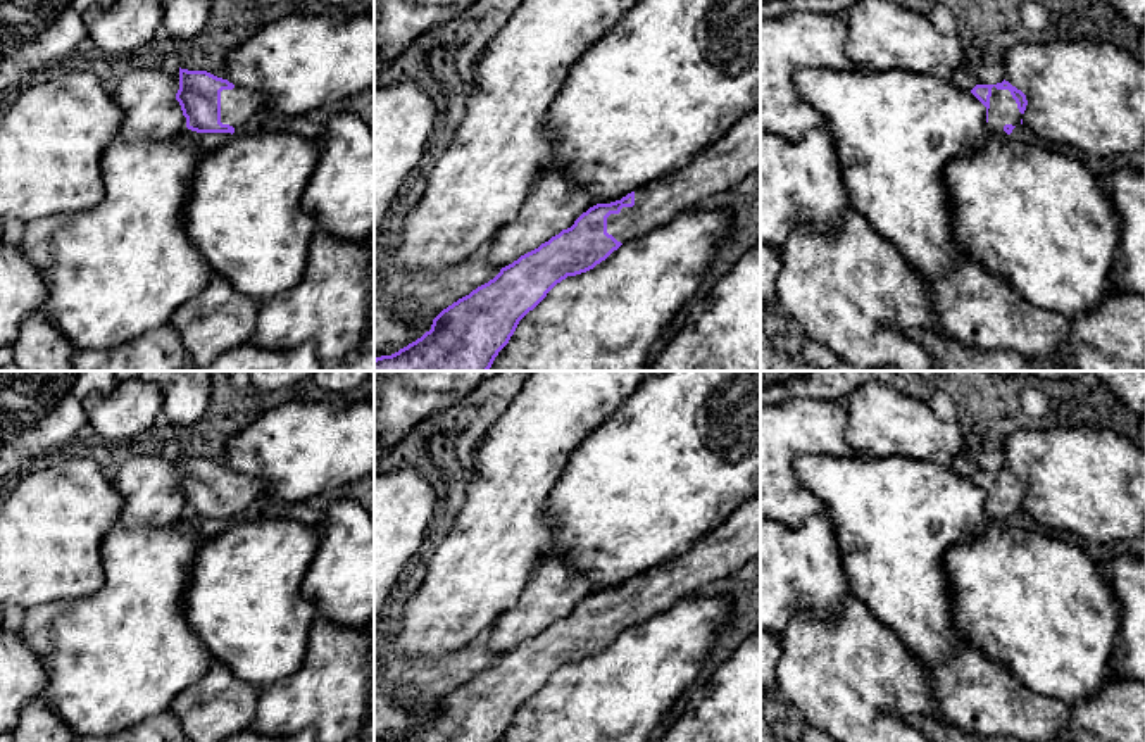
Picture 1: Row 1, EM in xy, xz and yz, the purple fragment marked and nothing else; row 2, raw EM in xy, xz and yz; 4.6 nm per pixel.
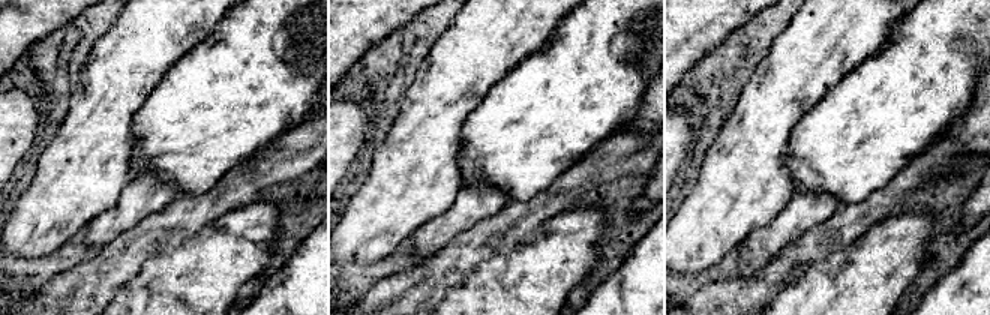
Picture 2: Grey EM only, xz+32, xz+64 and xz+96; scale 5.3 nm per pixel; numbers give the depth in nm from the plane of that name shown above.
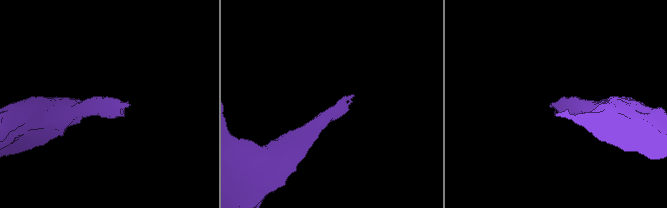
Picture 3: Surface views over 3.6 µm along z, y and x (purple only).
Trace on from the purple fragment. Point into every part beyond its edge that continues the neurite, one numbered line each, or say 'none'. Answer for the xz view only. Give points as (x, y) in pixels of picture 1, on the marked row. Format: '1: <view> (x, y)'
1: xz (723, 164)

